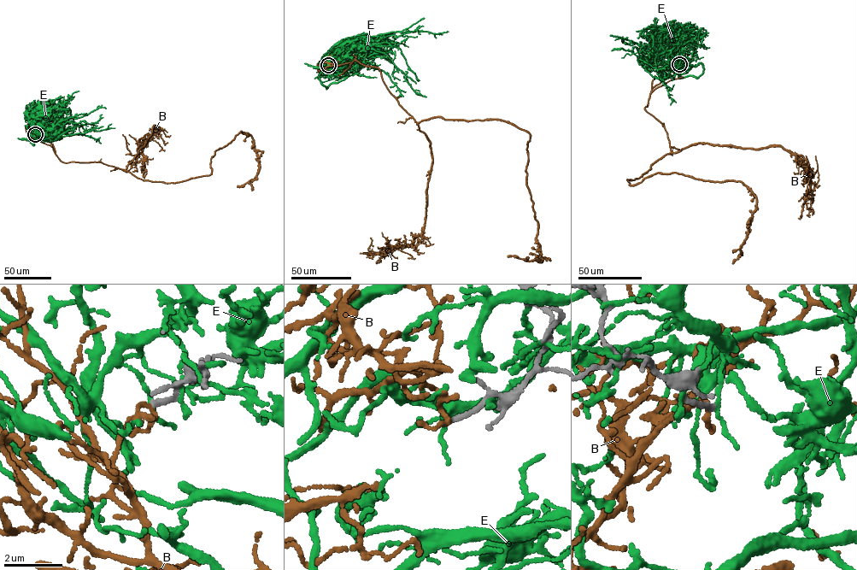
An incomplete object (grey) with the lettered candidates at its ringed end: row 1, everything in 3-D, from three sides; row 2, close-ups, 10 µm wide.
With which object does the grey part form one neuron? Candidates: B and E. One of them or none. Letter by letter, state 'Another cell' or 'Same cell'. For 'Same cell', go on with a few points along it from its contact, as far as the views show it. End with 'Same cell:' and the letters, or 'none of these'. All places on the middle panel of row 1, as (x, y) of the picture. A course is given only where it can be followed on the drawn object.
B: Another cell
E: Another cell
Same cell: none of these

